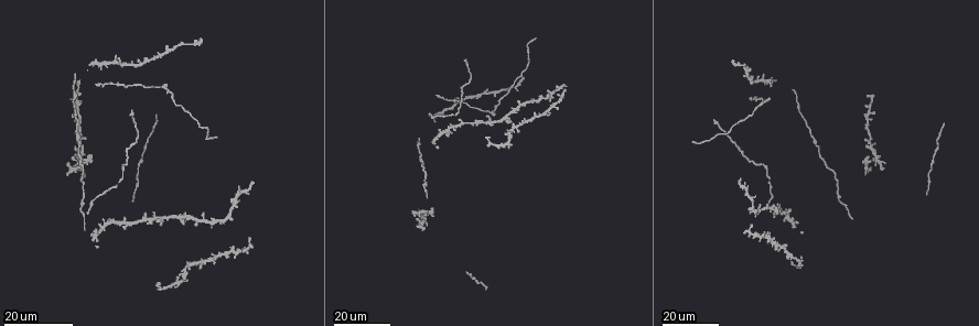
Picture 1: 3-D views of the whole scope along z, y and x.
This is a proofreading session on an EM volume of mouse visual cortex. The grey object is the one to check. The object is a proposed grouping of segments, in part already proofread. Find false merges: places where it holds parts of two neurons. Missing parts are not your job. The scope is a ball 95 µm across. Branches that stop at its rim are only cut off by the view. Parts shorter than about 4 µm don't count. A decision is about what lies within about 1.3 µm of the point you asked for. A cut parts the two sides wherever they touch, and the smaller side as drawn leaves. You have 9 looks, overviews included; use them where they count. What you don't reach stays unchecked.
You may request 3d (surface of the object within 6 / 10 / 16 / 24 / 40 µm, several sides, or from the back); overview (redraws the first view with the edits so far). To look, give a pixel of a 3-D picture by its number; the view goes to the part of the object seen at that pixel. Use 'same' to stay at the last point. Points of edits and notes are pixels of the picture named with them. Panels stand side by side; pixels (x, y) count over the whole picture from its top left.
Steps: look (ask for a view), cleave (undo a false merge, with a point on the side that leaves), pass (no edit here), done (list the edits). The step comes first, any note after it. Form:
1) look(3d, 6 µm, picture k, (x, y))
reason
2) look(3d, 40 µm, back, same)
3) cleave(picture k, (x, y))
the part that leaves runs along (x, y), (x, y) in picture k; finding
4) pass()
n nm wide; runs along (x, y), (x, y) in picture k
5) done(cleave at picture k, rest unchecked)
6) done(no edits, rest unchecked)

look(3d, 24 µm, picture 1, (79, 139))
sudden change in width

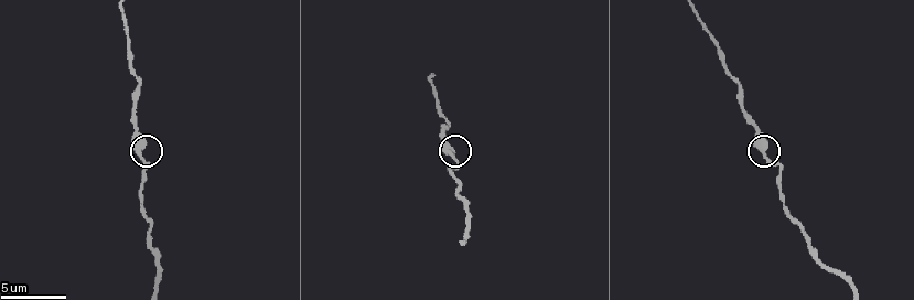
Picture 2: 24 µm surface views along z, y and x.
look(3d, 6 µm, picture 2, (766, 159))

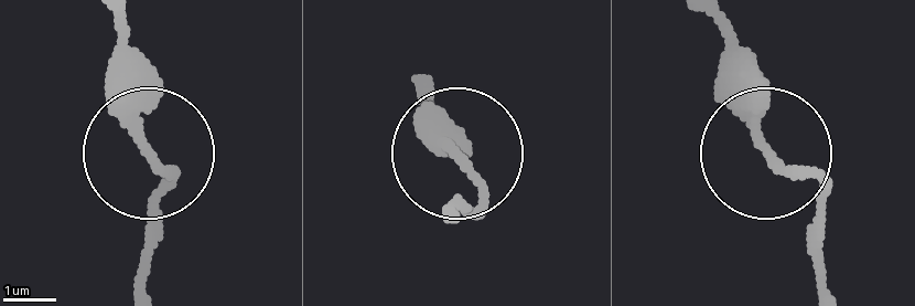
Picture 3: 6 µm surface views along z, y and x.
pass()
one neuron here

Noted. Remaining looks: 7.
look(3d, 16 µm, picture 1, (871, 148))
four arms meet

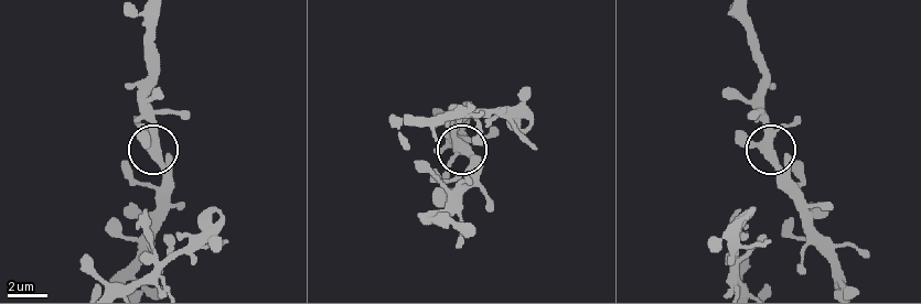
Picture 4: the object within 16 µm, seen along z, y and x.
look(3d, 6 µm, picture 4, (769, 144))

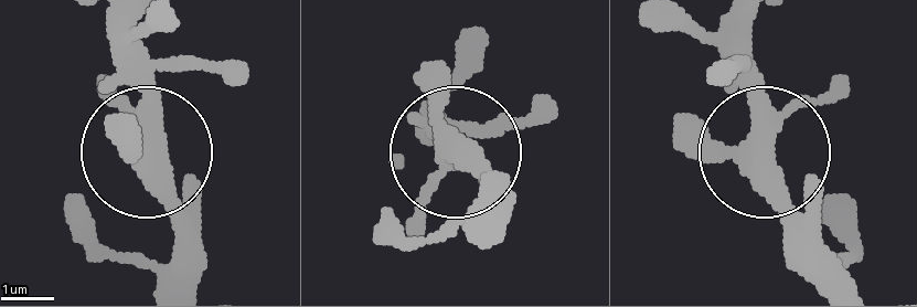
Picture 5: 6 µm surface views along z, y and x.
pass()
side arm 20 µm; one neuron here

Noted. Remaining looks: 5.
look(3d, 24 µm, picture 1, (489, 110))
three arms meet

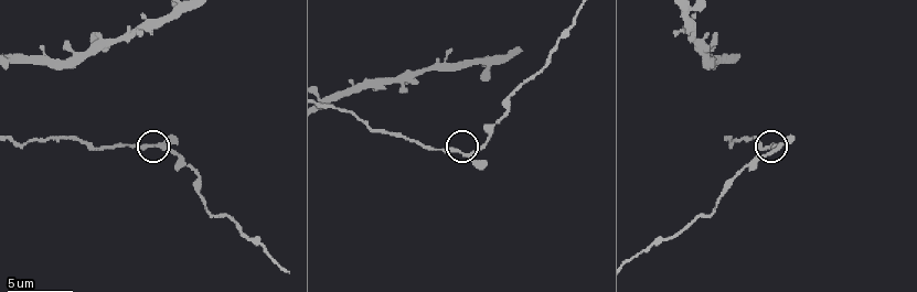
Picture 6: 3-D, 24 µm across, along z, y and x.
look(3d, 6 µm, picture 6, (151, 144))
zoom in

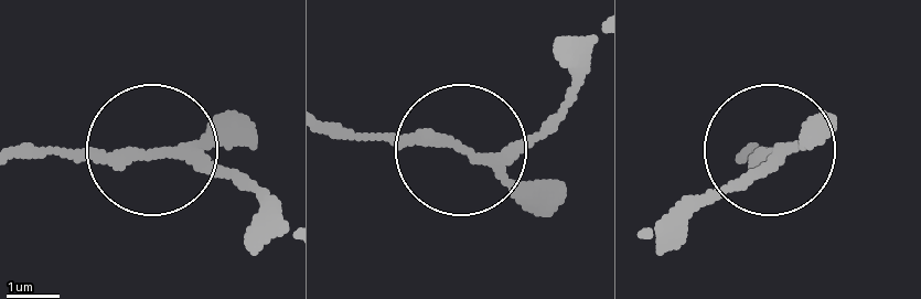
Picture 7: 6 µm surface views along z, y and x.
pass()
3 arms; one neuron here

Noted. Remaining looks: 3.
look(3d, 24 µm, picture 1, (489, 121))
four or more arms meet

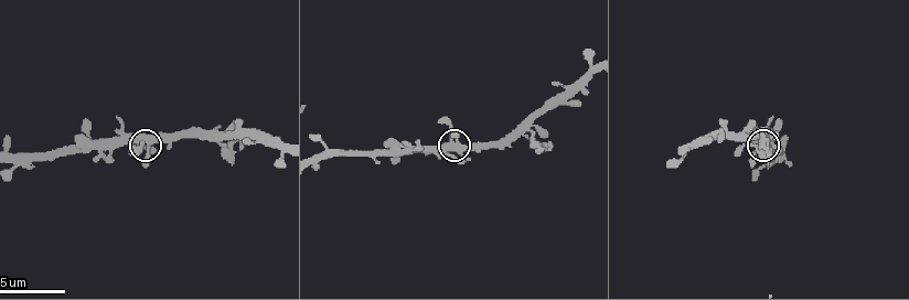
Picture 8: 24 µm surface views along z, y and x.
look(3d, 6 µm, picture 8, (145, 142))
zoom in

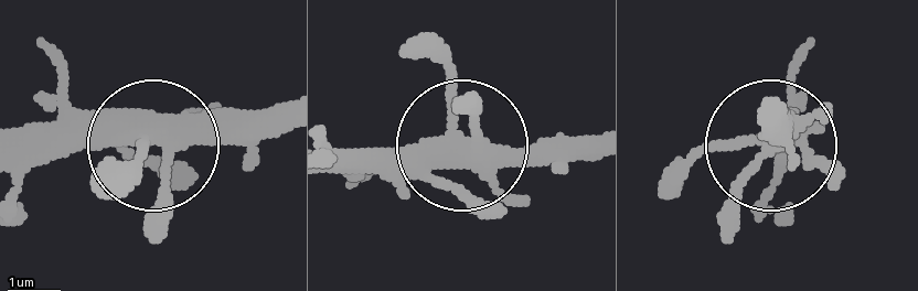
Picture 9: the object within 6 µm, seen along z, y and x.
pass()
370 nm wide; runs along (23, 166), (151, 140), (120, 175) in picture 9; all the same neuron

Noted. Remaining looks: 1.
done(no edits, rest unchecked)

